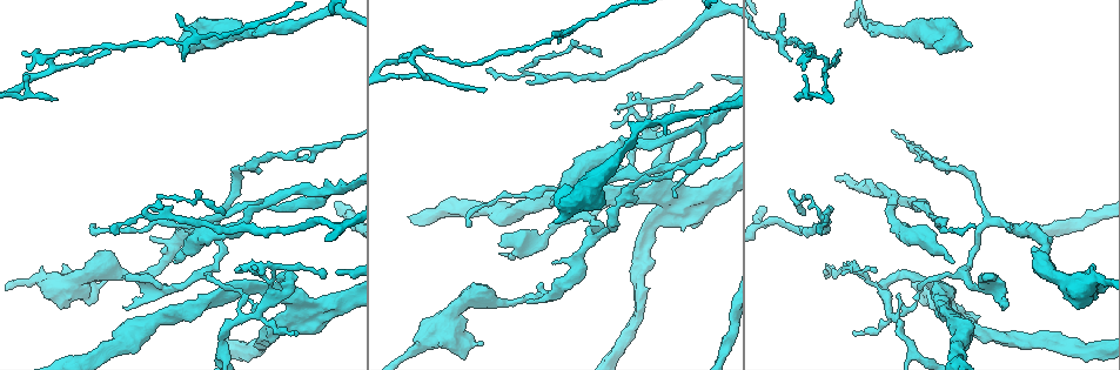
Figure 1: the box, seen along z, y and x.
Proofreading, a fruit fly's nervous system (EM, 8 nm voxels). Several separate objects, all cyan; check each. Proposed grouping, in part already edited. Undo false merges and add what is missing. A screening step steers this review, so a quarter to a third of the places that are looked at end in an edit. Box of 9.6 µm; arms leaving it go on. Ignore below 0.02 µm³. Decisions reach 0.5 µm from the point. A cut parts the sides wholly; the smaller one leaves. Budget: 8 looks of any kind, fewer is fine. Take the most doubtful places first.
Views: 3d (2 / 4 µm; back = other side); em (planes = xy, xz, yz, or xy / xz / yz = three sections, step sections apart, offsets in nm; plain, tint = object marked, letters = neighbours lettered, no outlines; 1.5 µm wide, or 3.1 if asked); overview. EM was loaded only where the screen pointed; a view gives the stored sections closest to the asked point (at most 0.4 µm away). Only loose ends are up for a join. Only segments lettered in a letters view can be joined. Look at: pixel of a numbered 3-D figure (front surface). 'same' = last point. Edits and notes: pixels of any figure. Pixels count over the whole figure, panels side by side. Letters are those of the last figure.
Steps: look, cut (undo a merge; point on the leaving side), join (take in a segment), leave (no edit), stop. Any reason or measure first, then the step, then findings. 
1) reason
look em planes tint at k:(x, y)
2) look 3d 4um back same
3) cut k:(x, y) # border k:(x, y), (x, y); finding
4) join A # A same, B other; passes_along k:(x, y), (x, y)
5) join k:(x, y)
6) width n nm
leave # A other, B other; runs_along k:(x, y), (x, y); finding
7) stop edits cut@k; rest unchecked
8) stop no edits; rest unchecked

sharp bend
look em planes letters at 1:(893, 316)

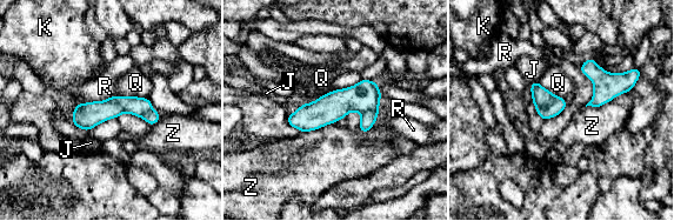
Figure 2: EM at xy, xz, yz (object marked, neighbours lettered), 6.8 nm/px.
cut 2:(368, 118) # J other, K other, Q other, R other, Z other; border 2:(378, 107), (367, 109), (361, 114); a second cell is stuck on

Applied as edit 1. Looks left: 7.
look 3d 4um at 1:(92, 227)

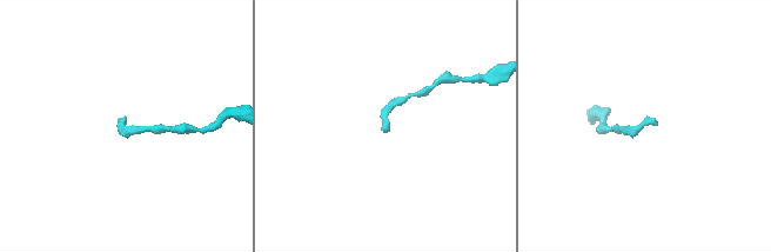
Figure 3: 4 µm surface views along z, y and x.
look em yz step 8 letters at 3:(125, 122)

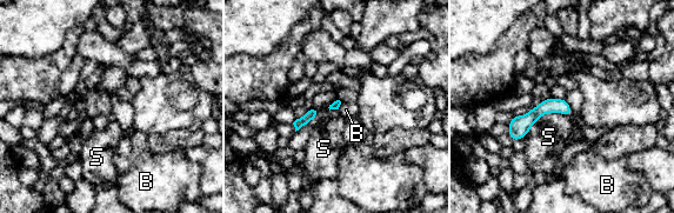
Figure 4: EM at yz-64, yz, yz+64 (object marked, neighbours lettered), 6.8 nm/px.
leave # B other, S other; runs_along 4:(566, 106), (545, 106), (513, 135); none of them fits

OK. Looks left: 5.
stop edits cut@2; rest unchecked

